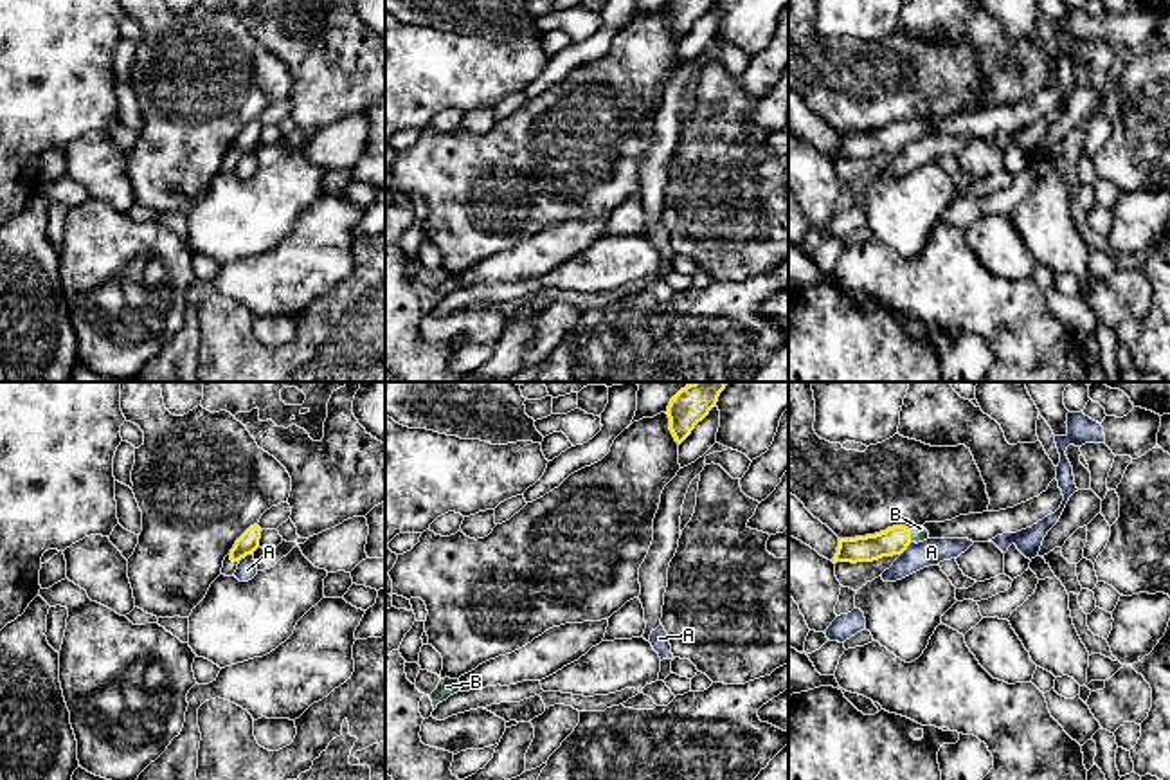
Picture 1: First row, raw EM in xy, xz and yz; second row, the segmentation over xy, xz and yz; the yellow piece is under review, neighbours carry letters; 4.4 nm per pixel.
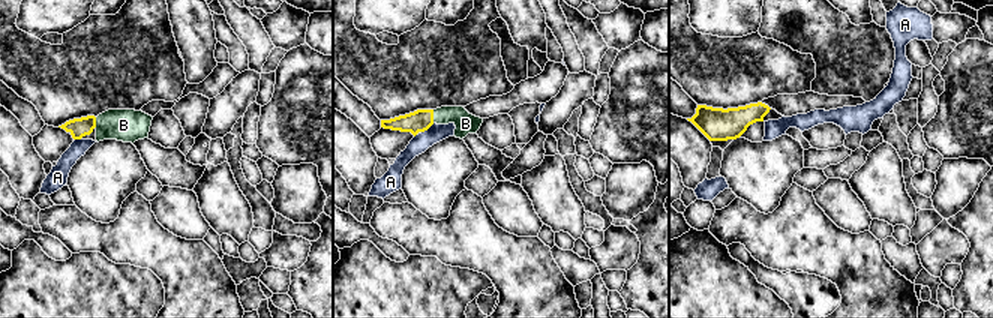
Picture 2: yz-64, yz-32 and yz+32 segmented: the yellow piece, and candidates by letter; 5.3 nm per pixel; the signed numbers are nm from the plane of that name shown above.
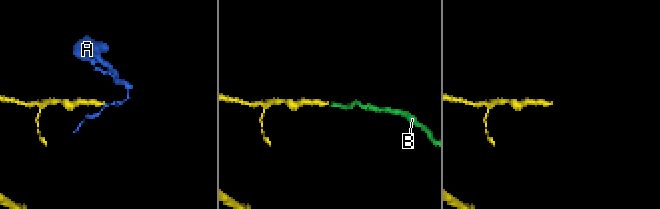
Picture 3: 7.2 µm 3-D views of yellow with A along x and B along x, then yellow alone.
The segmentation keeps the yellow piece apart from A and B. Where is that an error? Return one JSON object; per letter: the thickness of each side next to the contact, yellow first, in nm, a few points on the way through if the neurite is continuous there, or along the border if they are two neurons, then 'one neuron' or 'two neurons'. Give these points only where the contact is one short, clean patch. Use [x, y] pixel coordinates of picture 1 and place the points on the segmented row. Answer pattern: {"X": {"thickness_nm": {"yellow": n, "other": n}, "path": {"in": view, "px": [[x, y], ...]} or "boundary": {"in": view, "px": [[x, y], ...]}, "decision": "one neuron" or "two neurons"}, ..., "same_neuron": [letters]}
{"A": {"thickness_nm": {"yellow": 90, "other": 90}, "boundary": {"in": "xy", "px": [[251, 553], [238, 561]]}, "decision": "two neurons"}, "B": {"thickness_nm": {"yellow": 120, "other": 70}, "path": {"in": "yz", "px": [[893, 541], [909, 535], [920, 534]]}, "decision": "one neuron"}, "same_neuron": ["B"]}

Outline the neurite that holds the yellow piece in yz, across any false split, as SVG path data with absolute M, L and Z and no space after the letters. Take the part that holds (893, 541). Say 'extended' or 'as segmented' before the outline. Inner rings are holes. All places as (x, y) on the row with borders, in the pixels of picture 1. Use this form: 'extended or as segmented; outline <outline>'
extended; outline M893 526L875 535L839 539L839 548L832 562L873 562L882 557L902 555L911 542L918 544L927 539L929 531L922 526L914 530Z

